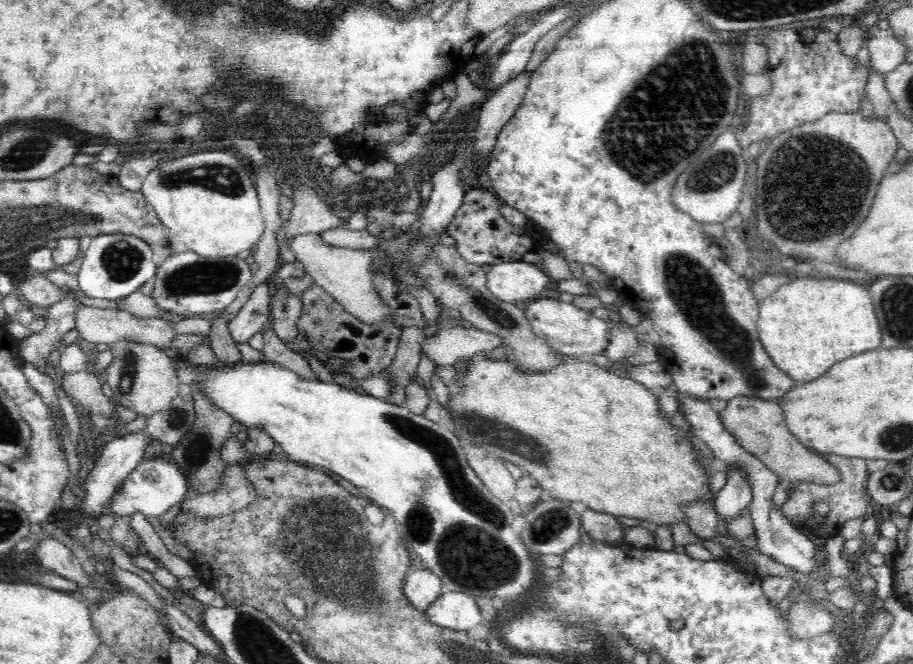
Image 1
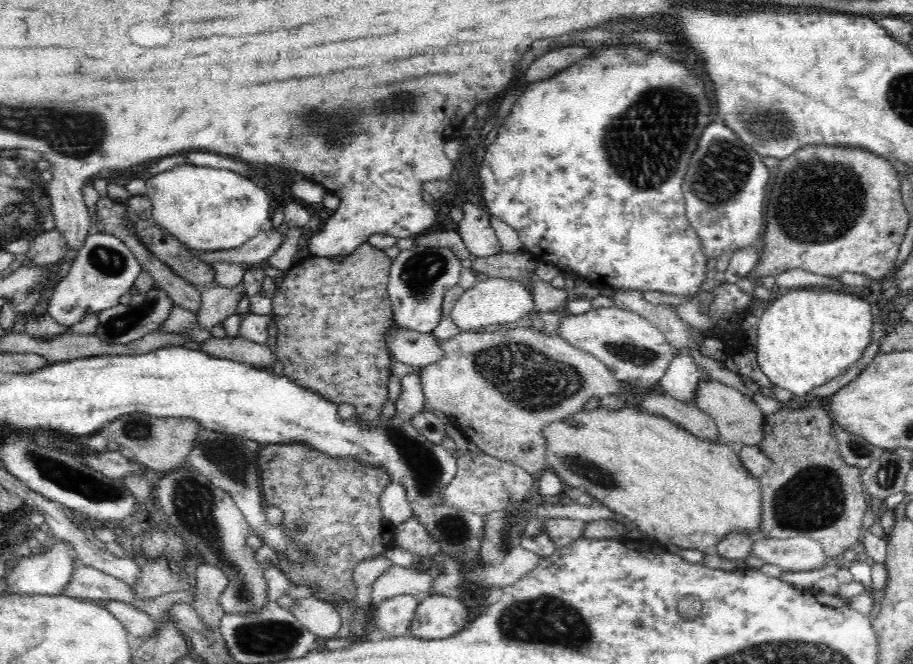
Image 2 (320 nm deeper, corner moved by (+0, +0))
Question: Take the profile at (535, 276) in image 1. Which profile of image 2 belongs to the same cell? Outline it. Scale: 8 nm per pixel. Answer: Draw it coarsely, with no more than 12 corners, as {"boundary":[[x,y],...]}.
{"boundary":[[515,278],[477,281],[450,315],[460,334],[516,324],[533,310]]}

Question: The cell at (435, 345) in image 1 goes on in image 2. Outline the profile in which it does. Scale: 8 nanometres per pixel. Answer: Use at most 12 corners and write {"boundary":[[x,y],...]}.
{"boundary":[[388,328],[392,361],[419,369],[440,362],[440,340]]}

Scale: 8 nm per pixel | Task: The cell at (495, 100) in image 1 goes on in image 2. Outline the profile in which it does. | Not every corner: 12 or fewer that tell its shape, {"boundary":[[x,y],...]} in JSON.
{"boundary":[[582,46],[546,52],[528,68],[536,82],[558,74],[592,52]]}

